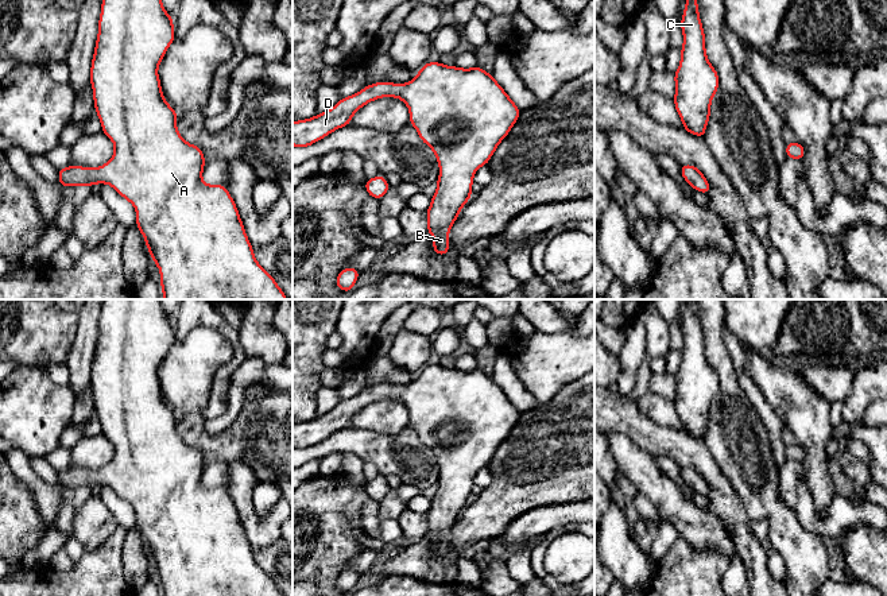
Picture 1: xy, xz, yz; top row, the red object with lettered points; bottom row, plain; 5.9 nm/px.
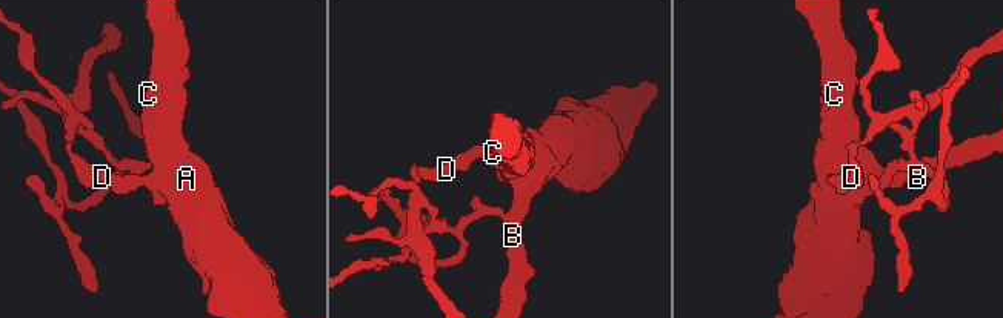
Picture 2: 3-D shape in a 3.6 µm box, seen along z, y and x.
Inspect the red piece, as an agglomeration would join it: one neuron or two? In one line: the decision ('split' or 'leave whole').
leave whole

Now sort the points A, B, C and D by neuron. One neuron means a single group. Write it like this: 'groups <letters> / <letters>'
groups A B C D

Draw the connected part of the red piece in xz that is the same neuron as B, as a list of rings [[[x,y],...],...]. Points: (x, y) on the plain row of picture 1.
[[[429,364],[408,386],[376,384],[359,395],[341,400],[333,410],[311,421],[293,425],[293,448],[309,449],[322,442],[333,433],[349,427],[356,413],[380,399],[400,400],[410,413],[410,426],[419,440],[437,458],[439,480],[431,507],[426,512],[427,535],[434,539],[433,553],[449,556],[449,542],[453,525],[461,510],[472,499],[473,477],[479,469],[488,467],[500,444],[508,437],[520,418],[520,411],[496,384],[492,376],[480,368],[462,371]]]

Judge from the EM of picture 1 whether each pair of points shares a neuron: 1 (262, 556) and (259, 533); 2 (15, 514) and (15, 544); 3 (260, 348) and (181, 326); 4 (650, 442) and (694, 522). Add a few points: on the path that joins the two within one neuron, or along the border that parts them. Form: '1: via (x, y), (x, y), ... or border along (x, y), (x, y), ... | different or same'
1: border along (278, 540), (254, 552) | different
2: via (15, 521), (15, 537) | same
3: border along (237, 329), (237, 337), (246, 356) | different
4: border along (628, 437), (654, 457) | different

